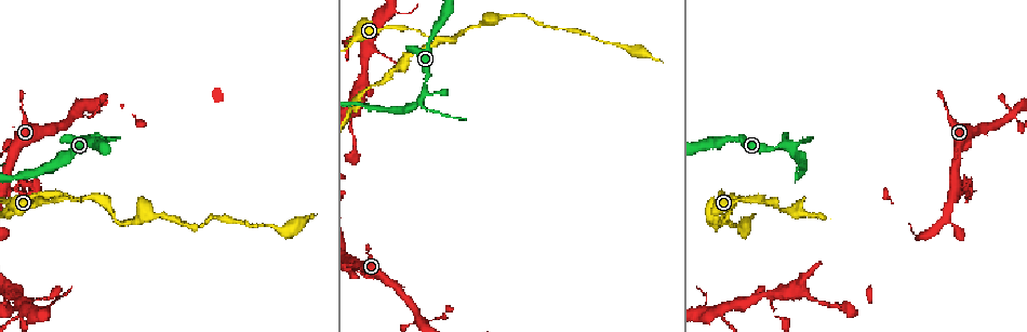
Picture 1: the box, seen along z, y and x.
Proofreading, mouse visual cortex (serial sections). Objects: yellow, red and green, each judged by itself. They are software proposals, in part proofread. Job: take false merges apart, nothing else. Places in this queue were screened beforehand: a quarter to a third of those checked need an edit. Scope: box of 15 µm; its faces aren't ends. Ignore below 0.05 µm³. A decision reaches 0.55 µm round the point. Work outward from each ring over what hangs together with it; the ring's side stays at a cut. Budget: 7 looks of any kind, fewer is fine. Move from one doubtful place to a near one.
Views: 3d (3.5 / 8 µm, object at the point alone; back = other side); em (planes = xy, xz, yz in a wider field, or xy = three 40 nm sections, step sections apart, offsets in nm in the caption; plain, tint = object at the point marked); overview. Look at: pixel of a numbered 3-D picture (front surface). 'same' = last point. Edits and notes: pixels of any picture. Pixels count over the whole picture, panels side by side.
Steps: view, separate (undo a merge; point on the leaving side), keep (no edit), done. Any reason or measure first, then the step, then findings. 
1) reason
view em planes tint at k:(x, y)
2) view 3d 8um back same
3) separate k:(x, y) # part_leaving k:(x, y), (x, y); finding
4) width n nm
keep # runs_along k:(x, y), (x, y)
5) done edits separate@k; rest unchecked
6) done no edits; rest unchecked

two arms at a narrow angle
view em xy step 1 tint at 1:(965, 187)

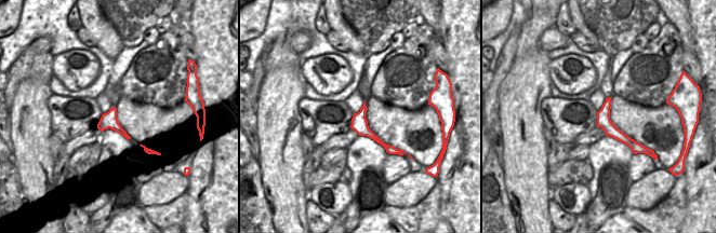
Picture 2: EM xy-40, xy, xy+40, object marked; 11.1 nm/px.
wider look
view 3d 3.5um back same

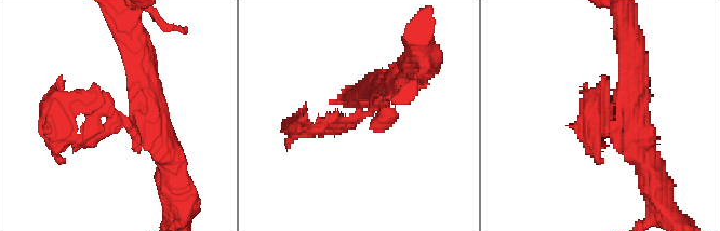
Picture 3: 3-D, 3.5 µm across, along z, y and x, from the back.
separate 3:(105, 107) # part_leaving 3:(135, 120), (55, 97); two cells meet here

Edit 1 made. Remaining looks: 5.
a fork
view 3d 8um at 1:(793, 146)

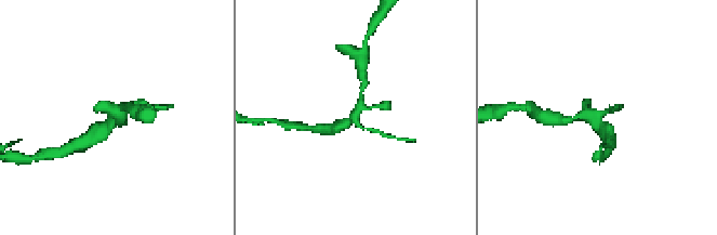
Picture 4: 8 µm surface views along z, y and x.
view 3d 3.5um at 4:(596, 117)

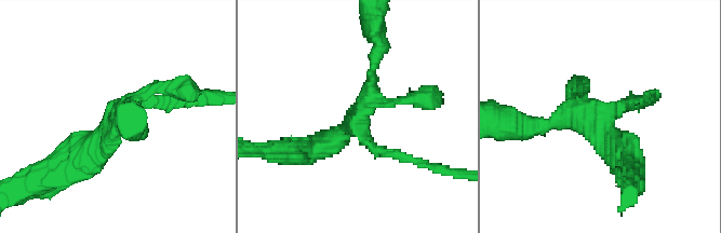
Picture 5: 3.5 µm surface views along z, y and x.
view em xy step 5 tint at 5:(596, 120)

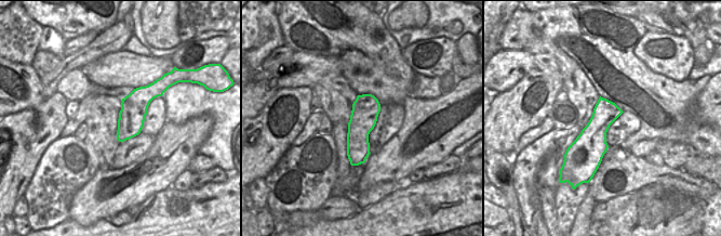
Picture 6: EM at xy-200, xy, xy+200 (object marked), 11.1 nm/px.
keep # runs_along 5:(377, 53), (361, 114), (311, 150); all the same cell

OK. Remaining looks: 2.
view 3d 3.5um at 1:(731, 196)

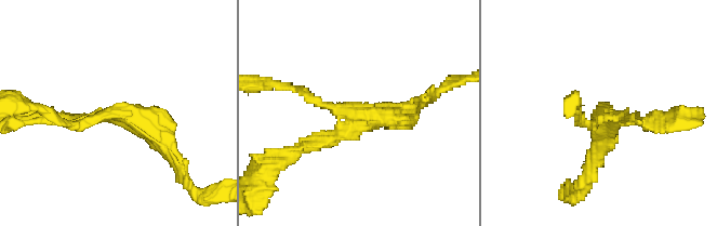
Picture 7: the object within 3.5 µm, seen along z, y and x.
separate 7:(307, 142) # part_leaving 7:(349, 125), (266, 167); a second cell is stuck on

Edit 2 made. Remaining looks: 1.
done edits separate@3, separate@7; rest unchecked

